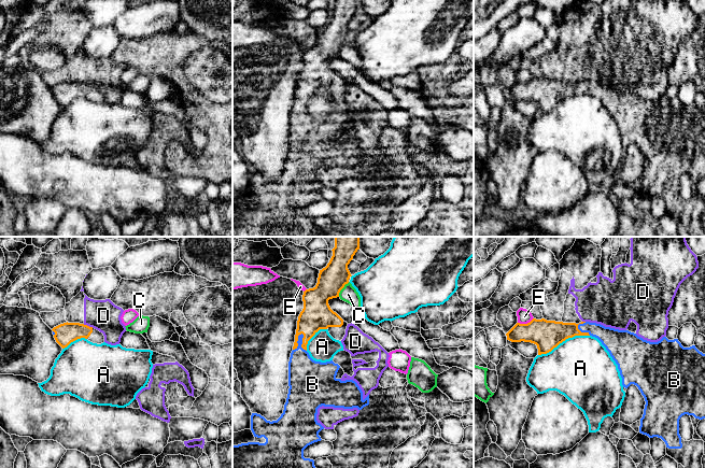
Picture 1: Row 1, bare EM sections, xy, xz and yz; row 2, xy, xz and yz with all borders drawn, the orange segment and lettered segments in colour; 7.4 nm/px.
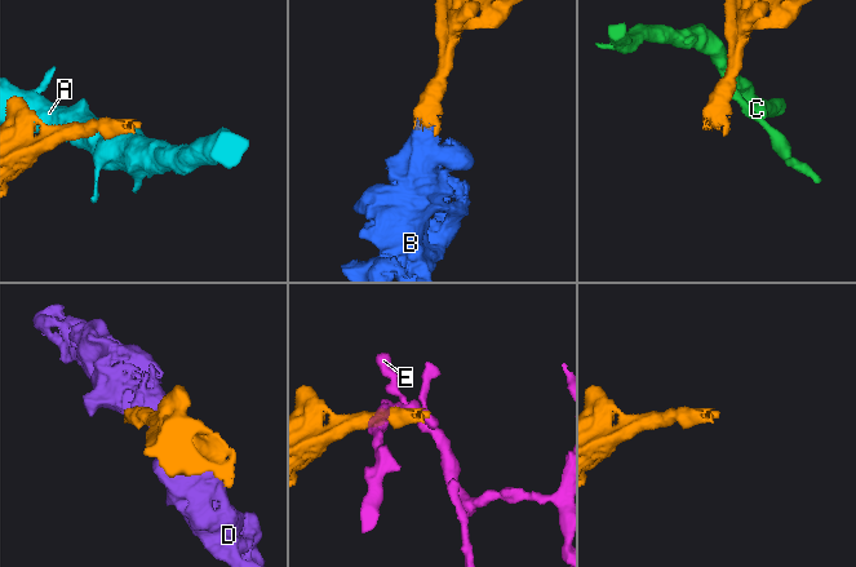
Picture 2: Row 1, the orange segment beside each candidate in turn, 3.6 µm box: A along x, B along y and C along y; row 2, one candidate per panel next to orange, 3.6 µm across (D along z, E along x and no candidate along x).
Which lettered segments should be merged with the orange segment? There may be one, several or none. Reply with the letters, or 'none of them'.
B

